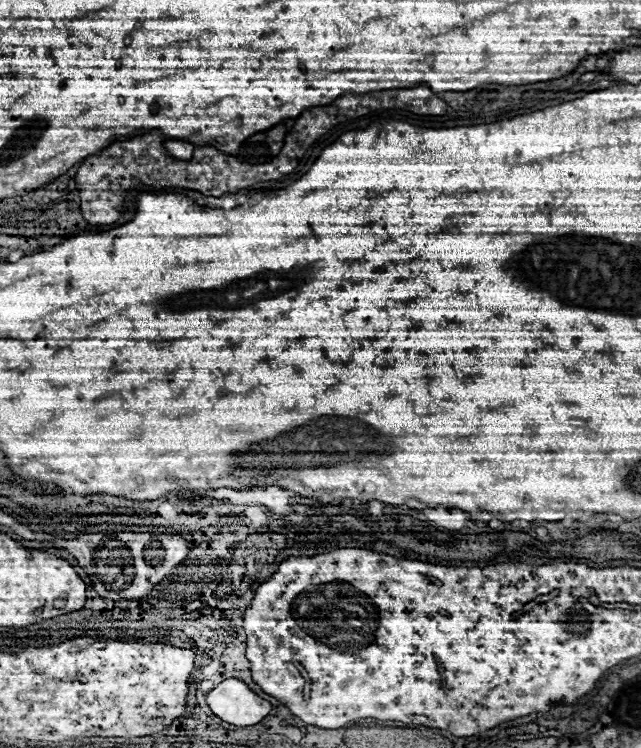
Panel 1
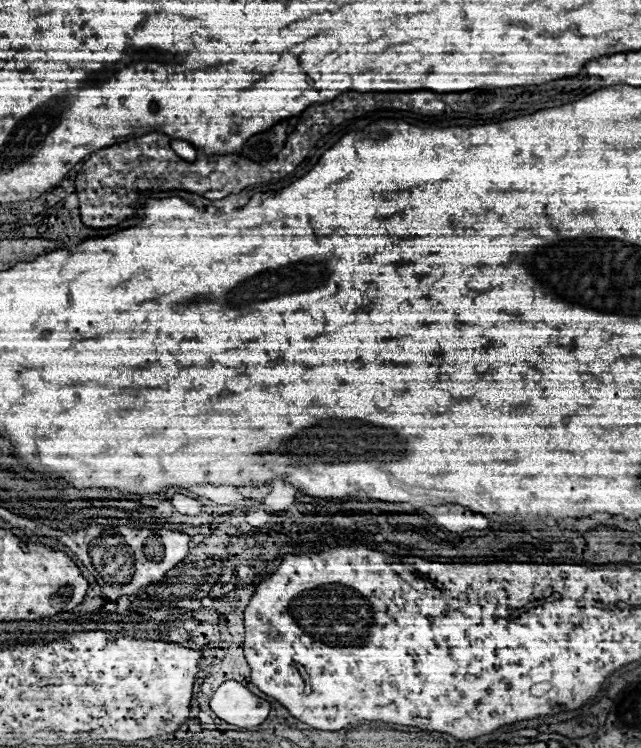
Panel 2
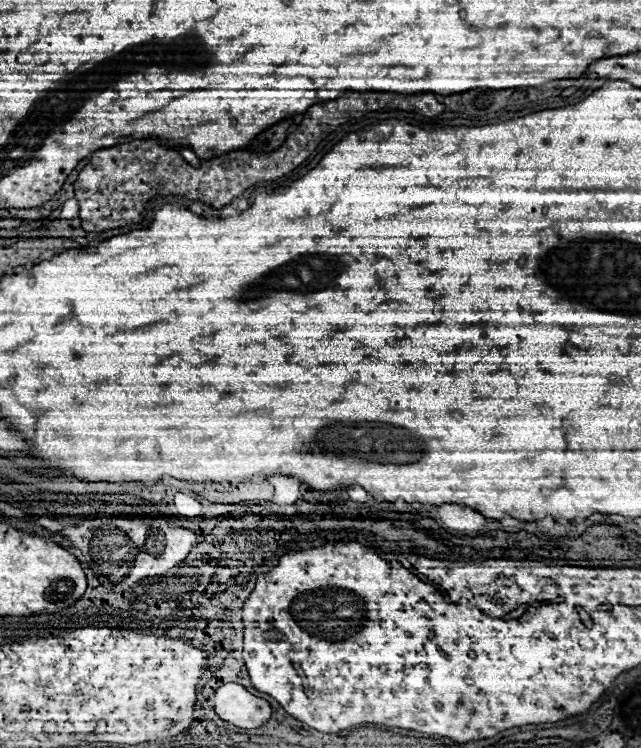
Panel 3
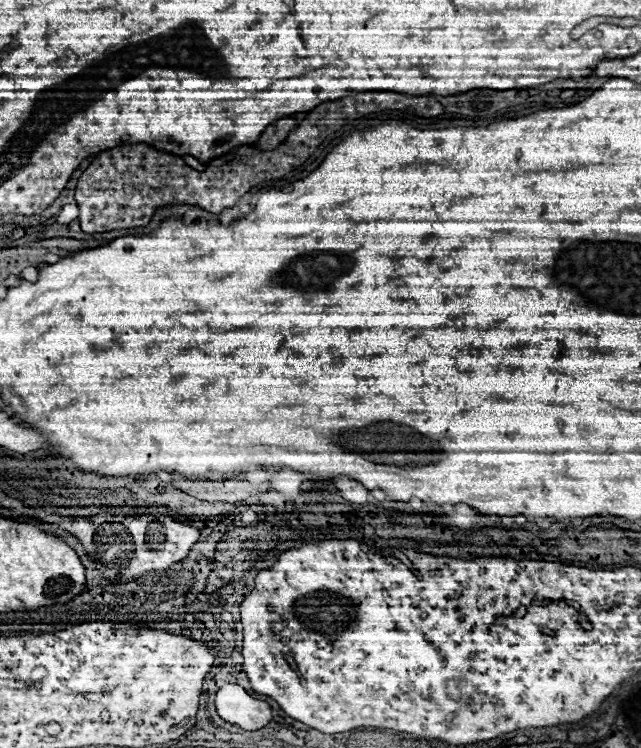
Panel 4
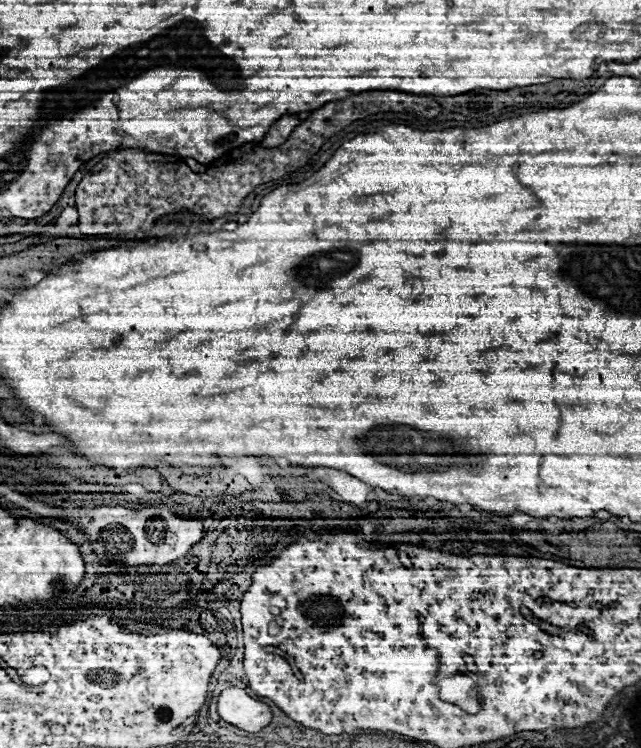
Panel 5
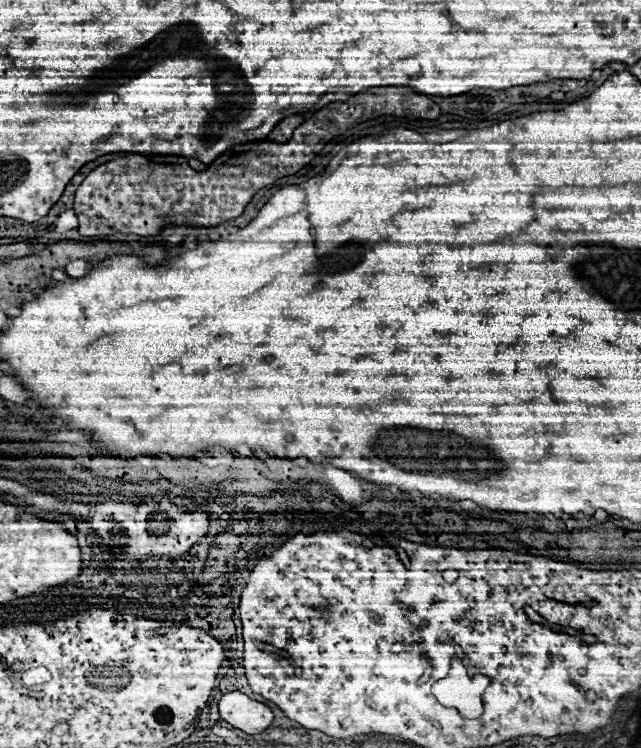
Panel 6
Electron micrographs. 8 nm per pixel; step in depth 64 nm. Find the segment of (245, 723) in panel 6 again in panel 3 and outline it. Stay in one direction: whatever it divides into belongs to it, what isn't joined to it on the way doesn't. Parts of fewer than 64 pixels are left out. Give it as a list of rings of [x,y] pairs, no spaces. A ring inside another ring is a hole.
[[[236,682],[222,684],[216,690],[214,712],[238,728],[260,728],[270,720],[270,704],[262,698],[250,694],[244,686]]]

